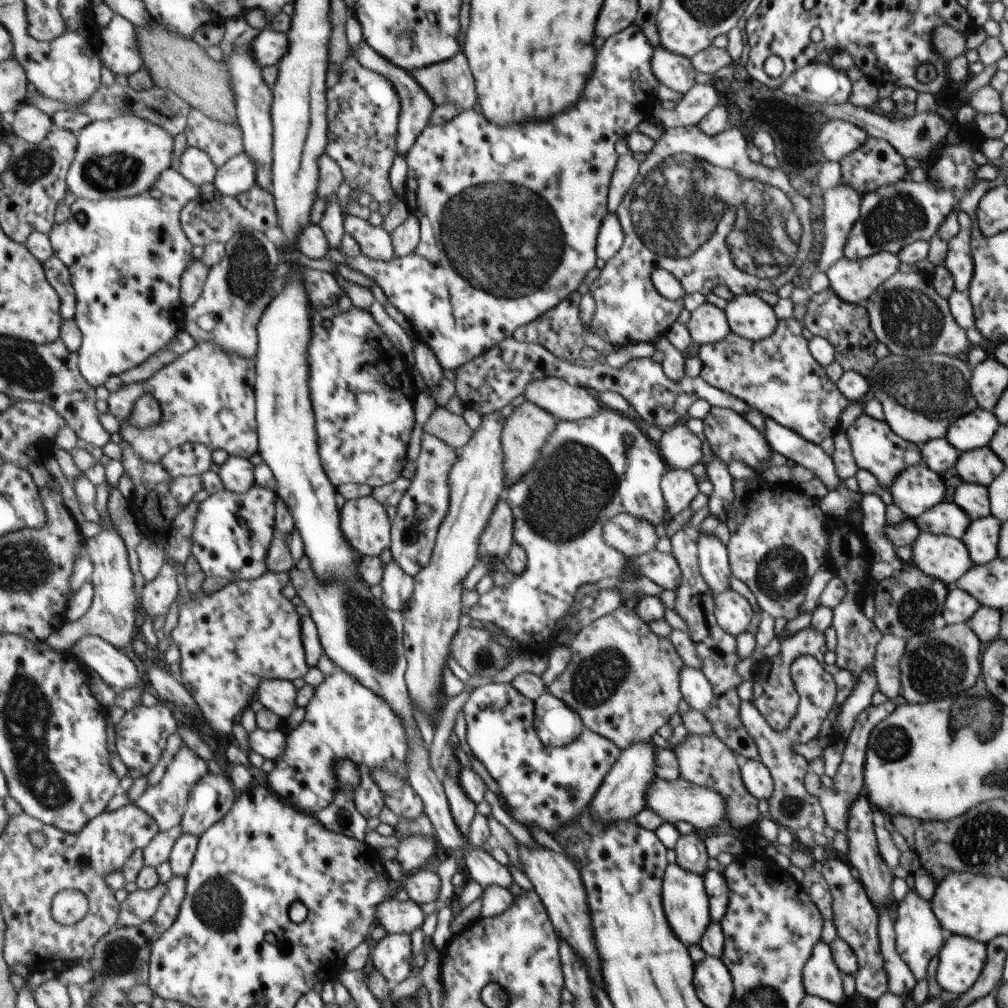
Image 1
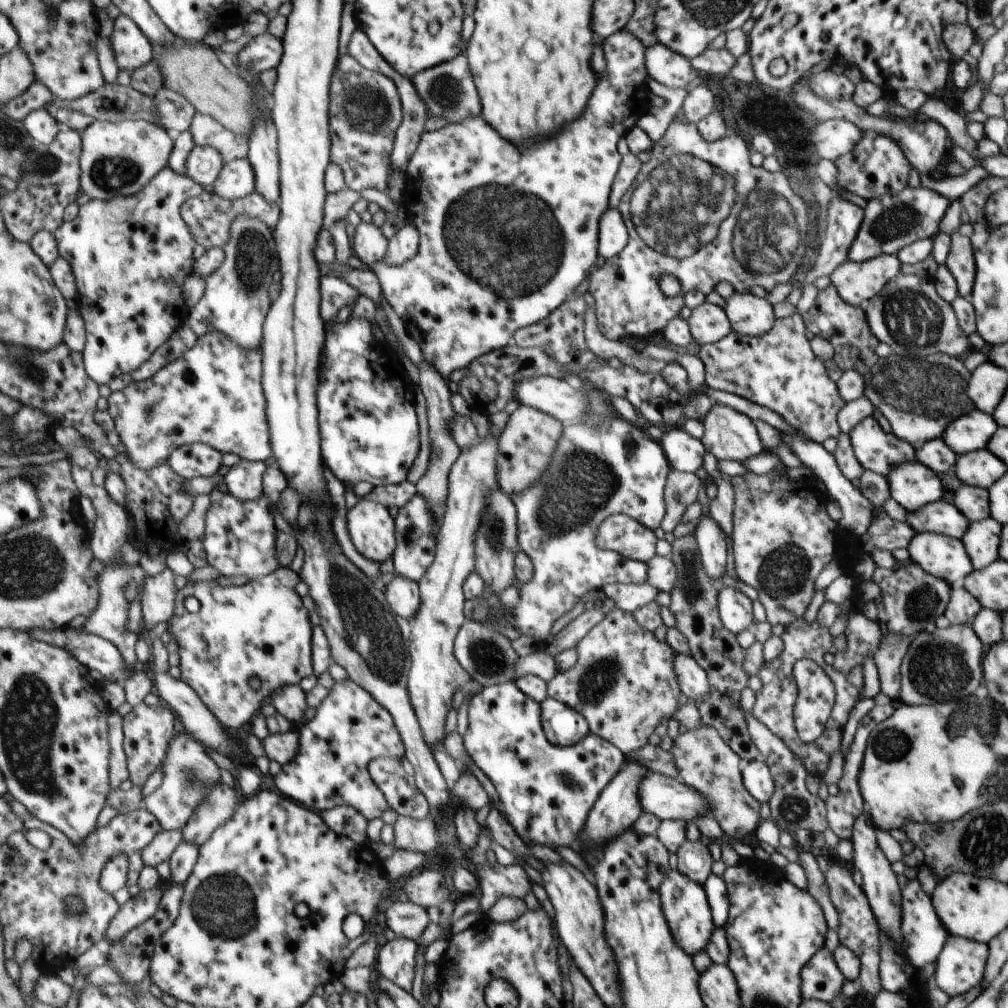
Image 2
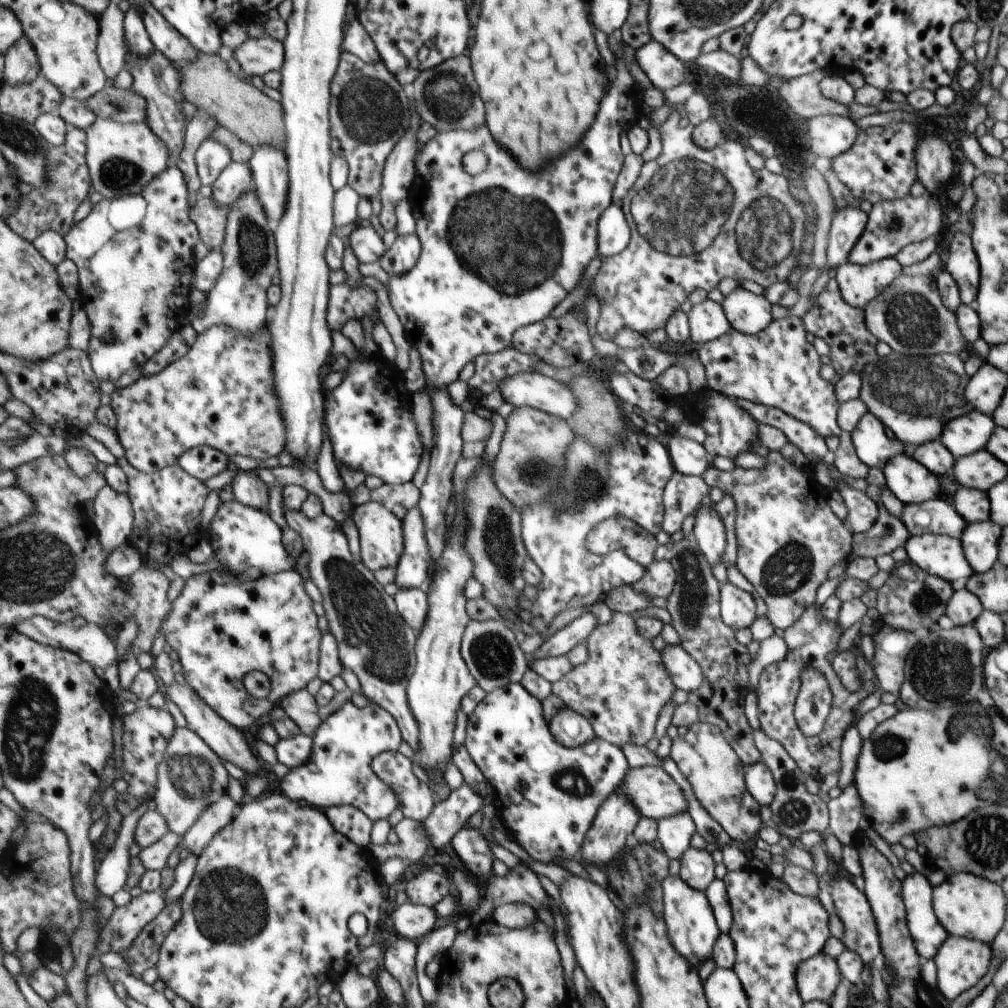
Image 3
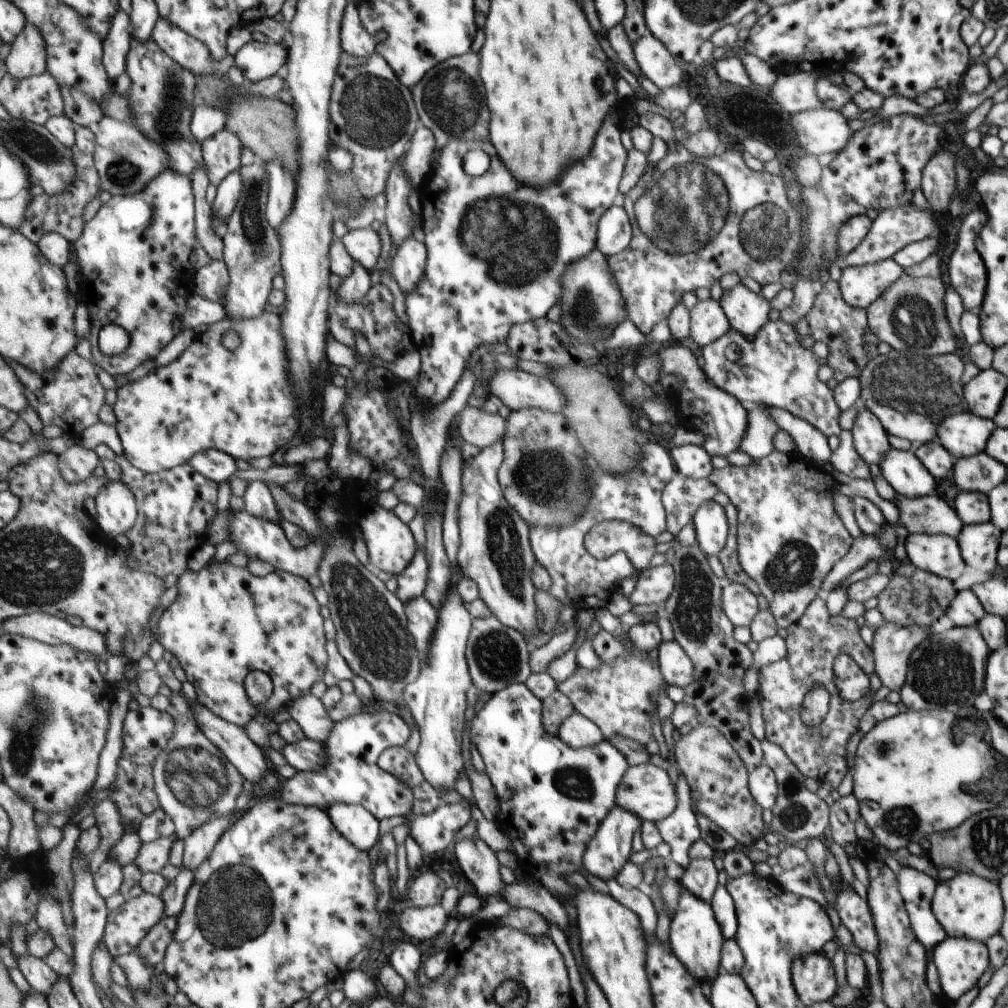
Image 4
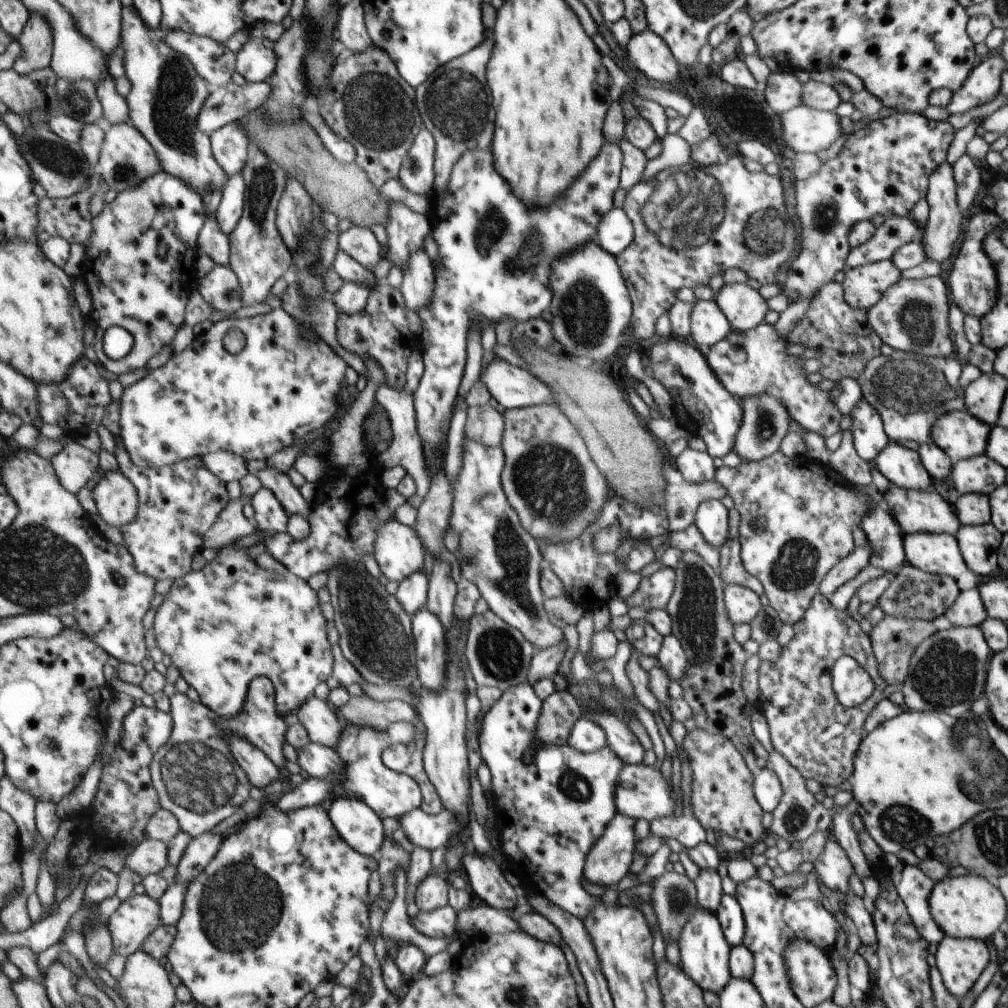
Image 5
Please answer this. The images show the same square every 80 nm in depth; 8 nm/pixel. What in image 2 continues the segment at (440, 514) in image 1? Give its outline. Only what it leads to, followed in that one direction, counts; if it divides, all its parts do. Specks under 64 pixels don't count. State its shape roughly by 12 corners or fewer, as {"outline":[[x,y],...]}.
{"outline":[[419,494],[396,516],[395,572],[417,584],[438,545]]}

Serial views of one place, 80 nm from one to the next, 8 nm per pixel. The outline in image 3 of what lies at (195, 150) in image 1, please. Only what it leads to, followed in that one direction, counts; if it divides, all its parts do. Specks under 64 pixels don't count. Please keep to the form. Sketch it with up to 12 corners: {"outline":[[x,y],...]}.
{"outline":[[215,137],[195,153],[202,184],[212,187],[233,160]]}

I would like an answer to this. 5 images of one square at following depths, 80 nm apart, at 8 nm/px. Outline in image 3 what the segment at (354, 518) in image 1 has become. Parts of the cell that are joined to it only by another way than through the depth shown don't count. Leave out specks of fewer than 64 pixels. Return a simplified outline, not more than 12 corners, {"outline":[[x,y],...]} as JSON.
{"outline":[[380,502],[353,509],[362,561],[399,566],[404,522]]}

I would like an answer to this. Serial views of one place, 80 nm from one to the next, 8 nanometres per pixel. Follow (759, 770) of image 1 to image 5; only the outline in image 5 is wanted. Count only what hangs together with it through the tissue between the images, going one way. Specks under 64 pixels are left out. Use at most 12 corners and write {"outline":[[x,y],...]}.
{"outline":[[768,766],[752,777],[752,791],[763,812],[783,796],[781,780]]}

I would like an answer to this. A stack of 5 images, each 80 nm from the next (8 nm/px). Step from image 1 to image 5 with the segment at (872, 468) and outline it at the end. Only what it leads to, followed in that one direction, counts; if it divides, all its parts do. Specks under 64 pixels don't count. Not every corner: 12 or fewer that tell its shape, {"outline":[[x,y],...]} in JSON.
{"outline":[[861,398],[851,409],[855,452],[873,462],[890,440]]}

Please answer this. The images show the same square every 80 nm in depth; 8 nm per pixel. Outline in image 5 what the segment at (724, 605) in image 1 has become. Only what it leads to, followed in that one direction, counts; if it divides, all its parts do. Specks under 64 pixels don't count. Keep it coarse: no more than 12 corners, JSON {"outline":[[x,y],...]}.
{"outline":[[728,584],[726,609],[733,623],[747,623],[759,612],[758,594]]}

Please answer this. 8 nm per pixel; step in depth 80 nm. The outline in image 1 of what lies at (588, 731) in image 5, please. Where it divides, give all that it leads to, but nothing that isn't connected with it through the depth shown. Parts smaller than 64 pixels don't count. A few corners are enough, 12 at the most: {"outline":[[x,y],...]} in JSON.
{"outline":[[543,692],[533,725],[544,744],[560,747],[585,724],[561,699]]}

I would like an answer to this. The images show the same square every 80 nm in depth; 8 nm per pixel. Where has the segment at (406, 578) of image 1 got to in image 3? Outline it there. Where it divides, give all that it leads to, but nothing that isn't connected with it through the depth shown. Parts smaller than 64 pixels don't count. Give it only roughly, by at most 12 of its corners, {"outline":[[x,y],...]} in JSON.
{"outline":[[399,589],[394,599],[405,622],[422,631],[430,611],[427,592]]}

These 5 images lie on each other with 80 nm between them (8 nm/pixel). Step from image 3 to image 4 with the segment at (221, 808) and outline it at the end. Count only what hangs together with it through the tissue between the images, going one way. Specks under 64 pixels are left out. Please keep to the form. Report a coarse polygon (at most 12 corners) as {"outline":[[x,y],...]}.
{"outline":[[234,817],[209,821],[187,837],[181,869],[196,871]]}

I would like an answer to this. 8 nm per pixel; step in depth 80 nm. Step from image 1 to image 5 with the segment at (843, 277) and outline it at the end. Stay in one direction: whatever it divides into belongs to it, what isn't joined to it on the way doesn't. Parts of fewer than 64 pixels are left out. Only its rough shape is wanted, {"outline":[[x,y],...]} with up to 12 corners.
{"outline":[[889,259],[844,269],[843,294],[867,311],[900,276]]}

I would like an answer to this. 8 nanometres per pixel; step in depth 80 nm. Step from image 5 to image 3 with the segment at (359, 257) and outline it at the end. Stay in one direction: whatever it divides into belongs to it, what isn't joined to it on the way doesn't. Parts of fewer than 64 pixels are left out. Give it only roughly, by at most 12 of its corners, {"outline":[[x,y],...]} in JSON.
{"outline":[[357,226],[348,240],[365,264],[381,260],[385,242],[371,226]]}

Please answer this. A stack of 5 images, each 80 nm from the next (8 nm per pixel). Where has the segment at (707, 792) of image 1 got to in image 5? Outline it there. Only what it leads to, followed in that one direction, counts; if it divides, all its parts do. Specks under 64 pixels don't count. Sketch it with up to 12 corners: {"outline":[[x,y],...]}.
{"outline":[[623,764],[614,790],[620,815],[672,814],[659,770]]}

